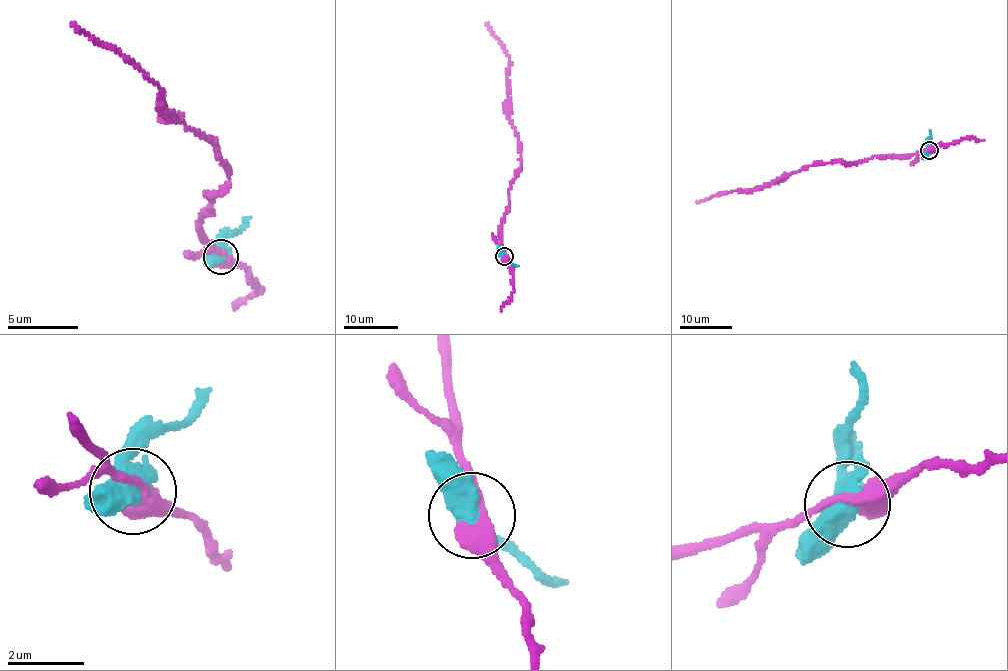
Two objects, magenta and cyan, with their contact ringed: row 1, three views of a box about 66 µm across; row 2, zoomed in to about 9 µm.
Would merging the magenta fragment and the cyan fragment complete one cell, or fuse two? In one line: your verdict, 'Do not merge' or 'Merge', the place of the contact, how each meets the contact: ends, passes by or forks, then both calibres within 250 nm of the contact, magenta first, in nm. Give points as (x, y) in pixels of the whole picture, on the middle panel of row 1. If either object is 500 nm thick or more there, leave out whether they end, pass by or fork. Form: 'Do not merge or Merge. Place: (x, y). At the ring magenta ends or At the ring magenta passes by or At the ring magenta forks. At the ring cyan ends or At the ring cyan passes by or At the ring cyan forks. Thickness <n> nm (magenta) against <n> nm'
Do not merge. Place: (504, 256). Thickness 420 nm (magenta) against 550 nm

